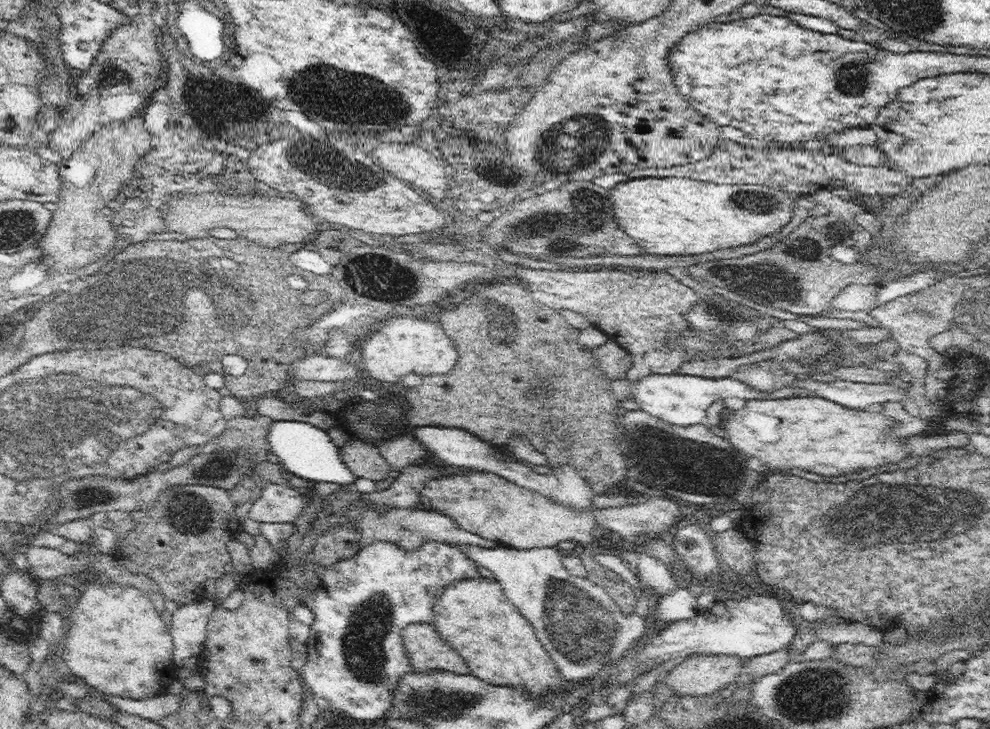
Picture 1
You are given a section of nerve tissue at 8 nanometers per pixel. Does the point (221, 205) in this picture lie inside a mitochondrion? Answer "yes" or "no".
no

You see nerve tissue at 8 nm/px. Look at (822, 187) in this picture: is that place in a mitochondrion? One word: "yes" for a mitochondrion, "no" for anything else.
no

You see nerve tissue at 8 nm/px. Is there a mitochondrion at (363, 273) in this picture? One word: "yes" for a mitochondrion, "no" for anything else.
yes

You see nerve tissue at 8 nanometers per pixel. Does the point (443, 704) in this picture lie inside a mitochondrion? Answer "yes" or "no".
yes

